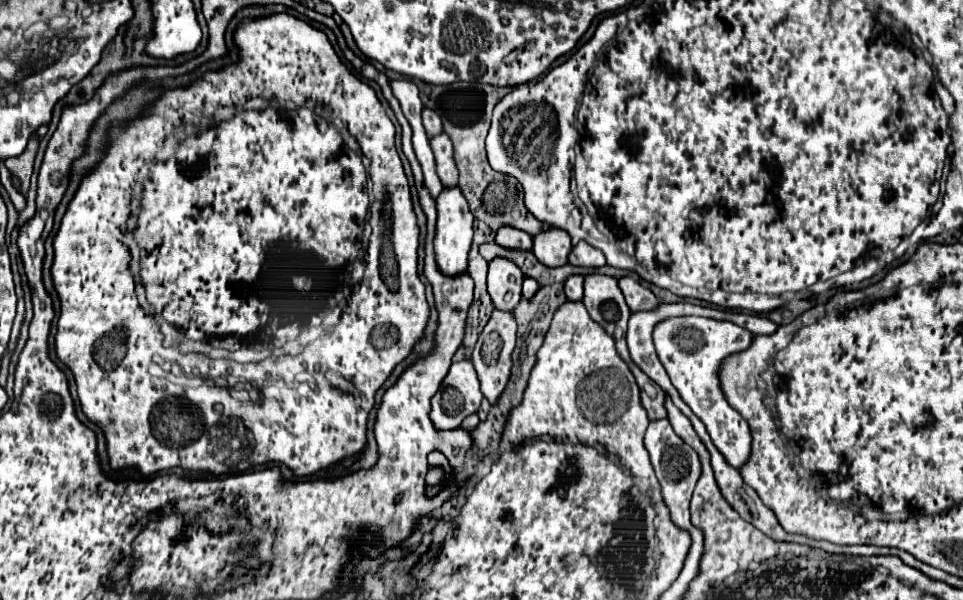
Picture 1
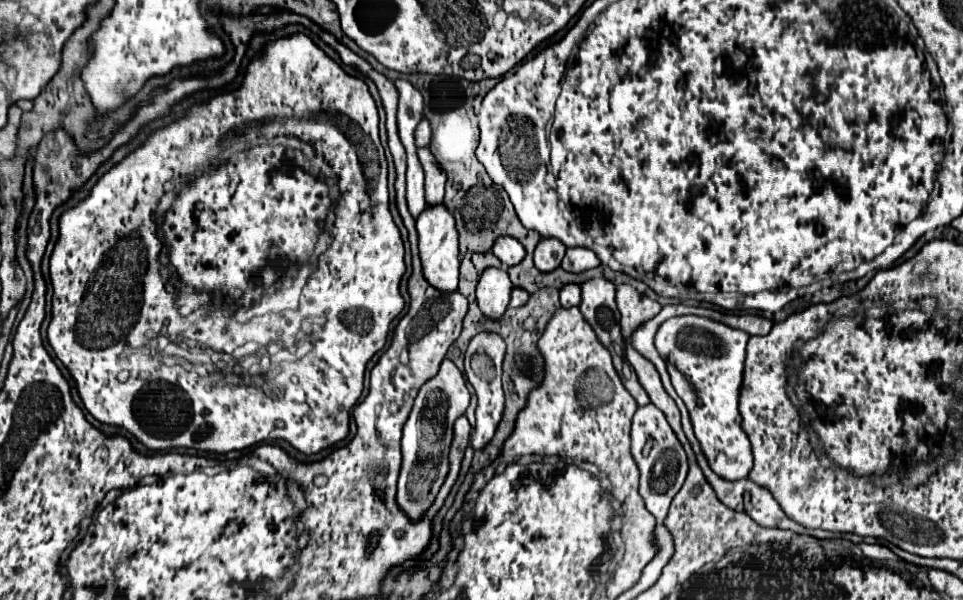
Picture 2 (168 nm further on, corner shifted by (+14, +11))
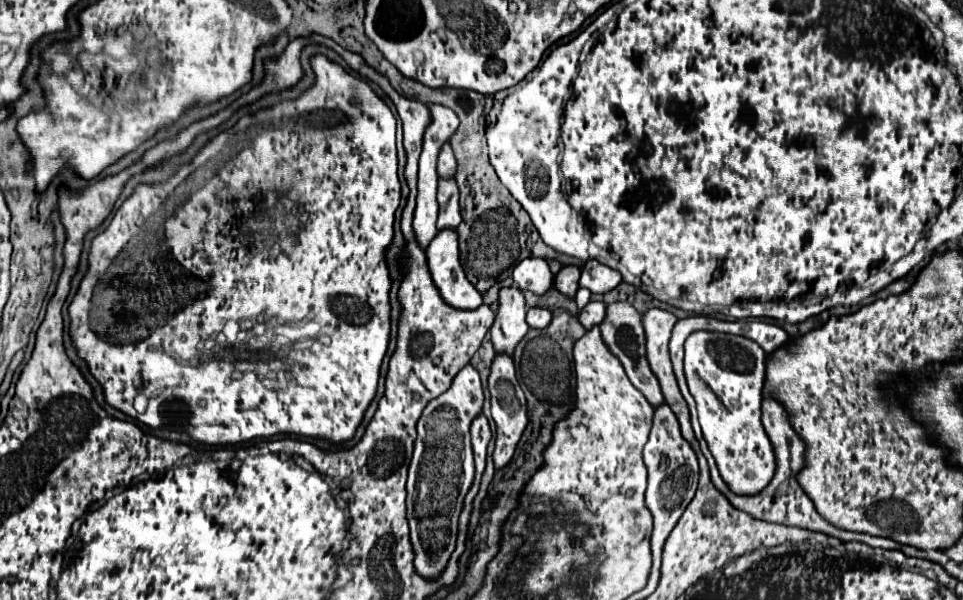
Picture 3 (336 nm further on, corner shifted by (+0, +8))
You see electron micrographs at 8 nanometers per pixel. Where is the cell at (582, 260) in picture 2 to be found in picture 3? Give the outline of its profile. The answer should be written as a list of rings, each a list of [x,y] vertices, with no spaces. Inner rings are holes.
[[[588,261],[582,269],[582,277],[580,277],[580,287],[592,291],[592,293],[598,293],[598,295],[604,295],[608,291],[612,291],[614,287],[620,285],[620,275],[618,271],[598,263],[598,261]]]

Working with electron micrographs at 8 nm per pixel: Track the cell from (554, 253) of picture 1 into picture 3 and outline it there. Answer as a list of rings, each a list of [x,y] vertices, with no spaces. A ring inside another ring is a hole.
[[[574,265],[564,267],[564,269],[560,269],[560,273],[556,275],[556,289],[558,289],[562,295],[574,299],[574,297],[576,297],[576,291],[578,291],[578,279],[580,279],[580,269],[578,269],[578,267],[574,267]]]

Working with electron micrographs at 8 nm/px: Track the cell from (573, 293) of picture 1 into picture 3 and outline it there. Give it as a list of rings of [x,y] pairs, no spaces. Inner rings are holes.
[[[590,301],[584,307],[584,311],[578,315],[578,319],[584,325],[584,329],[592,329],[604,321],[604,315],[606,315],[606,305],[598,301]]]

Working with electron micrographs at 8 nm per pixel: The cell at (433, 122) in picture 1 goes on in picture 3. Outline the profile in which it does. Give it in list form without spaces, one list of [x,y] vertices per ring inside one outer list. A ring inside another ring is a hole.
[[[448,143],[442,147],[440,157],[438,157],[438,175],[442,179],[448,179],[448,177],[456,175],[456,159],[454,159],[454,153],[452,153]]]

